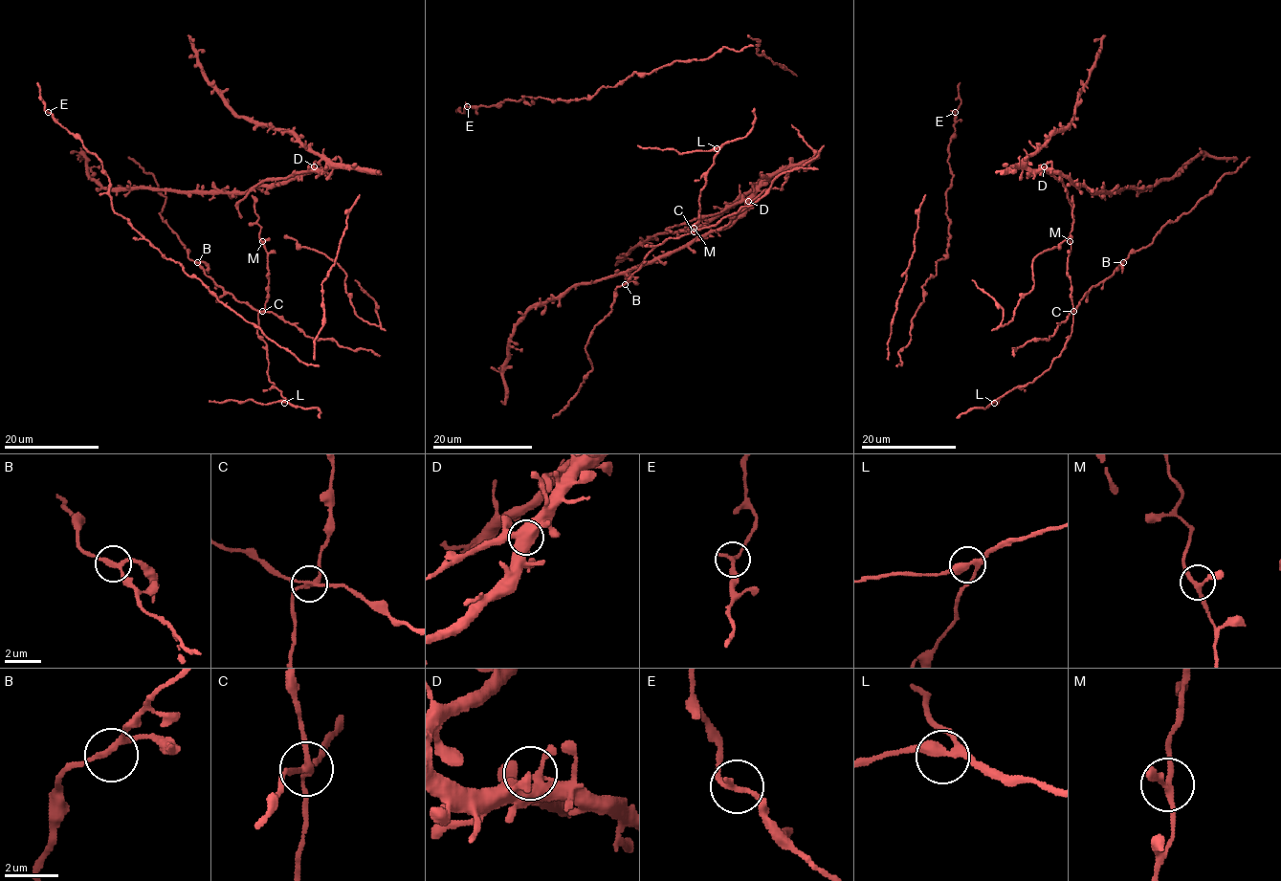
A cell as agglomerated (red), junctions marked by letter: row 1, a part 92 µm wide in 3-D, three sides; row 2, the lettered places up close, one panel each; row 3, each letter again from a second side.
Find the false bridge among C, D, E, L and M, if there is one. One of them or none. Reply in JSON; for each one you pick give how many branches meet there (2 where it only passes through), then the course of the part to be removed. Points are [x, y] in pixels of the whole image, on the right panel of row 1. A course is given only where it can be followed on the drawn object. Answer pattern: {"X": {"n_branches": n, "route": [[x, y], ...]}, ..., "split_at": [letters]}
{"split_at": []}

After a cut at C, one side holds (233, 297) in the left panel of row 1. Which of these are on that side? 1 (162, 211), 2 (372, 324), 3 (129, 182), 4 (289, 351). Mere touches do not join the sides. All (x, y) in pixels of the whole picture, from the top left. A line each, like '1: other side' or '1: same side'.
1: same side
2: other side
3: other side
4: other side

